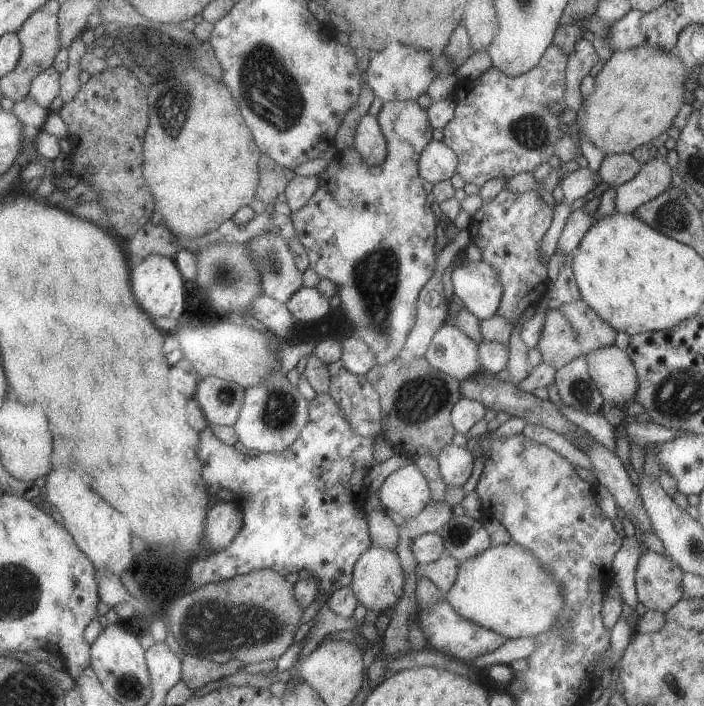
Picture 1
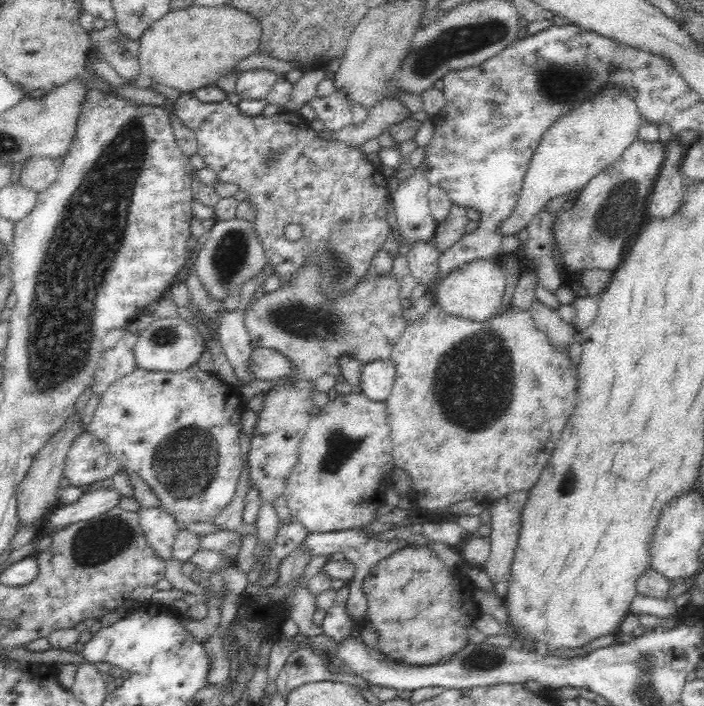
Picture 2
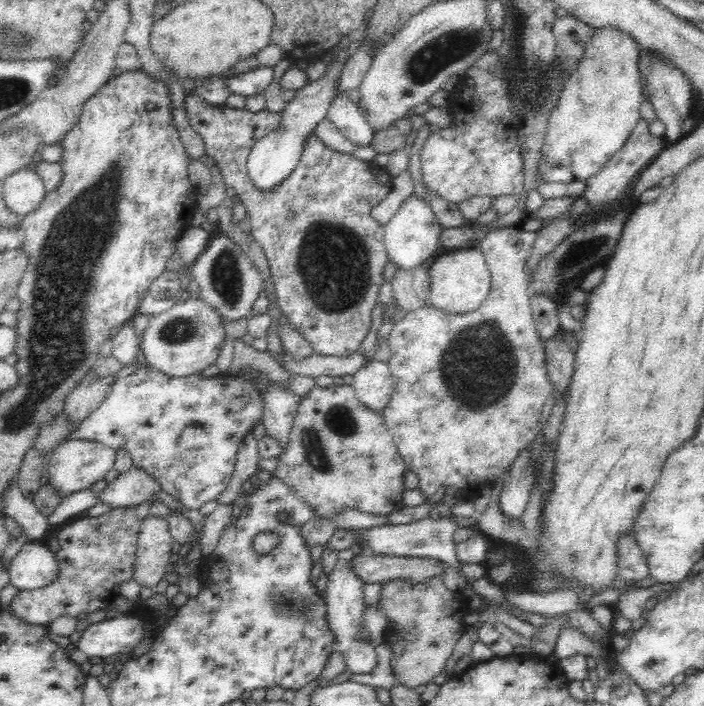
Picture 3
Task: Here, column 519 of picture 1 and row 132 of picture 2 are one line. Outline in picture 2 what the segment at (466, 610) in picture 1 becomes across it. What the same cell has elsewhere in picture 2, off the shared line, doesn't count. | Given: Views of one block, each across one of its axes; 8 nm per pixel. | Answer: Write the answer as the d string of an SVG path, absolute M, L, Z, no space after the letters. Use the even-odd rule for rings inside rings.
M615 86L604 88L596 98L582 102L564 120L556 120L544 132L541 144L536 148L530 166L524 176L523 186L514 213L499 228L502 236L517 235L526 229L548 205L572 192L580 191L607 167L611 167L637 140L639 128L645 124L636 103Z

